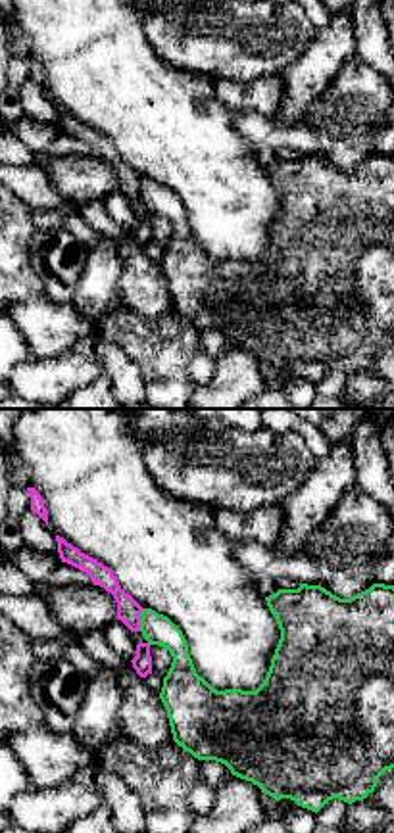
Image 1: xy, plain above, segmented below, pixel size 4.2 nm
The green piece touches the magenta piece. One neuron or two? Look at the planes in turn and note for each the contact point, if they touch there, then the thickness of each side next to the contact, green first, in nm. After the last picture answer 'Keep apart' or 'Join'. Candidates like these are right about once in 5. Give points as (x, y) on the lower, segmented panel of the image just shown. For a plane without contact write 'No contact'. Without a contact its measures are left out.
Touches green at (141, 620). Thickness 130 nm (green) against 100 nm

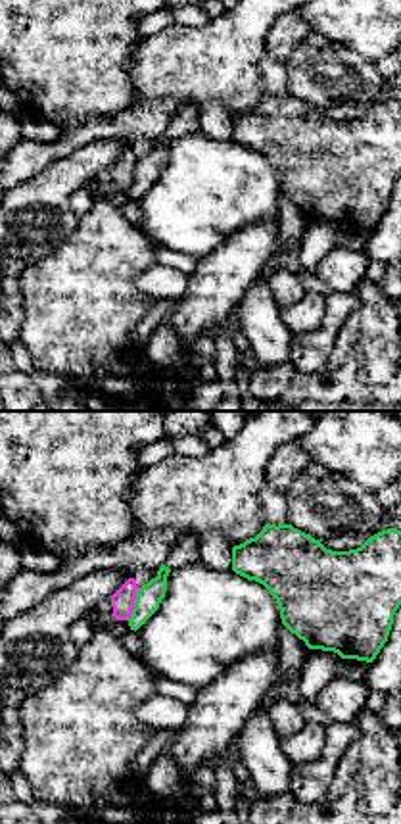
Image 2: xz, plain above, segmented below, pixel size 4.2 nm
Touches green at (135, 604). Thickness 110 nm (green) against 100 nm

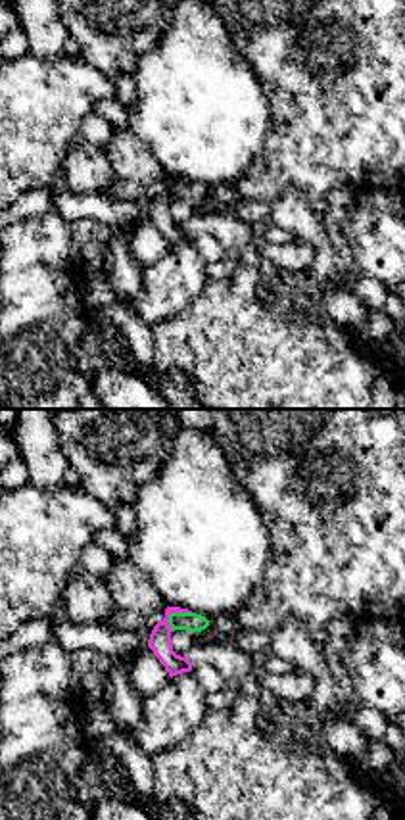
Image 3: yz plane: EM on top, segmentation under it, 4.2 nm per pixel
Touches green at (171, 613). Thickness 80 nm (green) against 100 nm

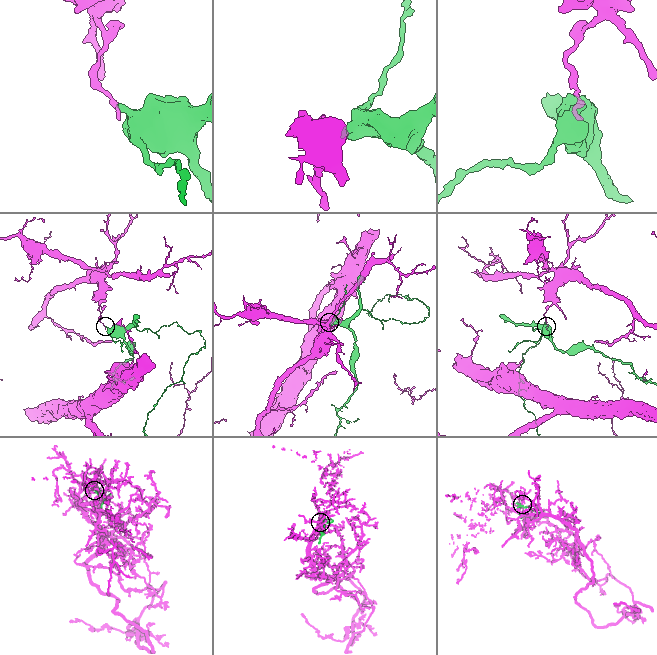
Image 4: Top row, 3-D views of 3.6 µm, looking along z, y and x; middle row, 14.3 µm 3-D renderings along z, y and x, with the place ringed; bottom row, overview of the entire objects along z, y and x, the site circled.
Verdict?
Keep apart

